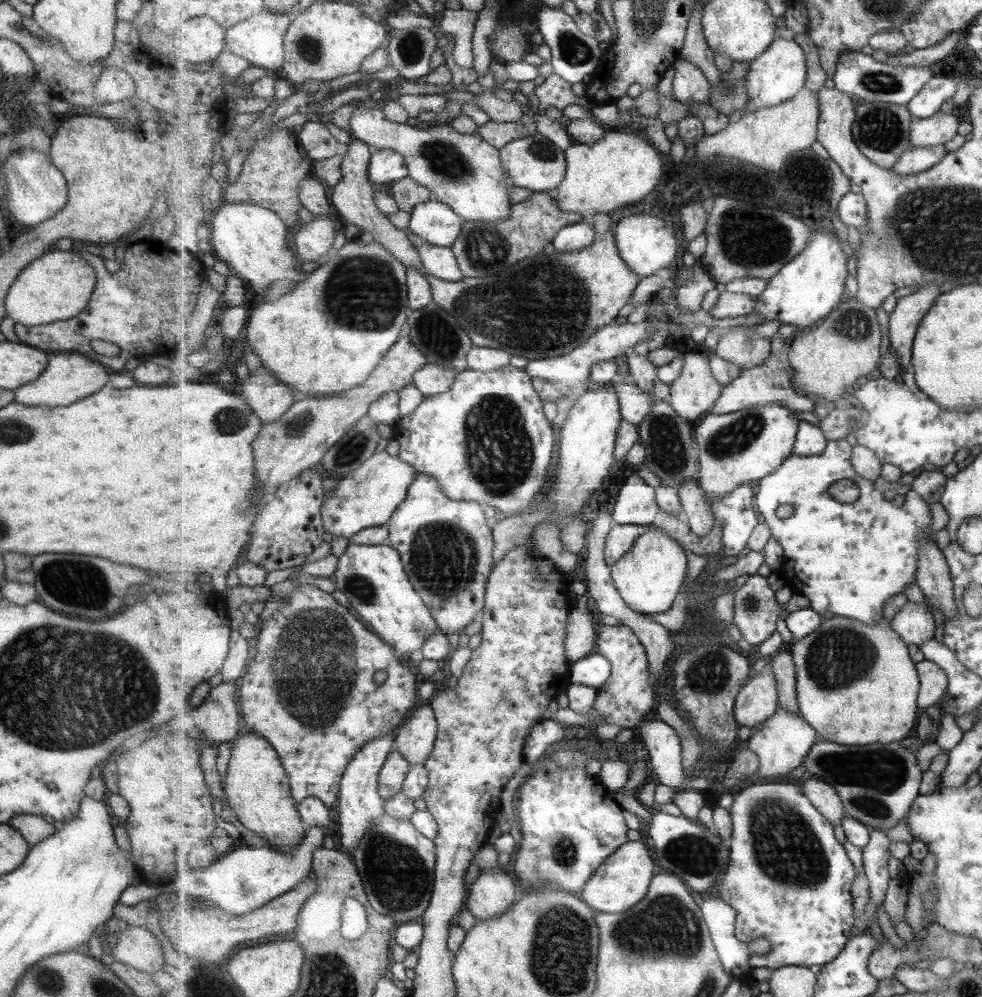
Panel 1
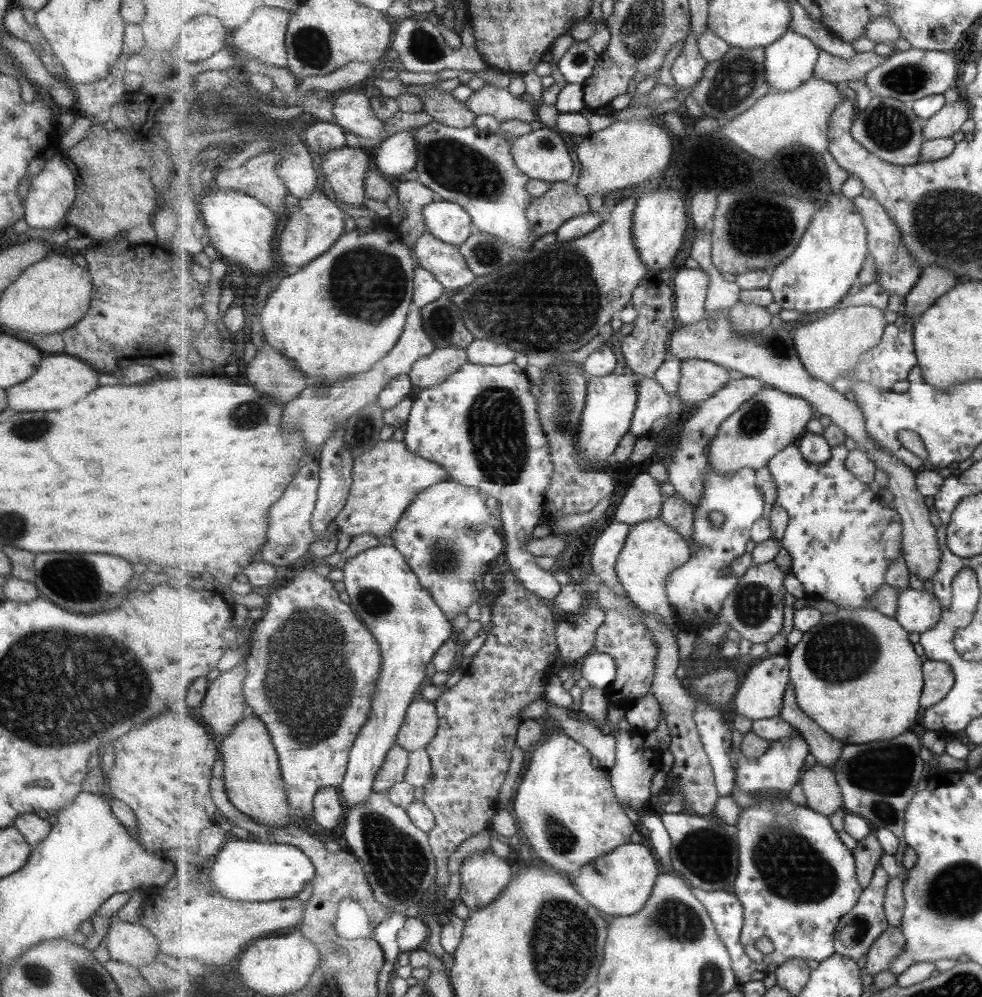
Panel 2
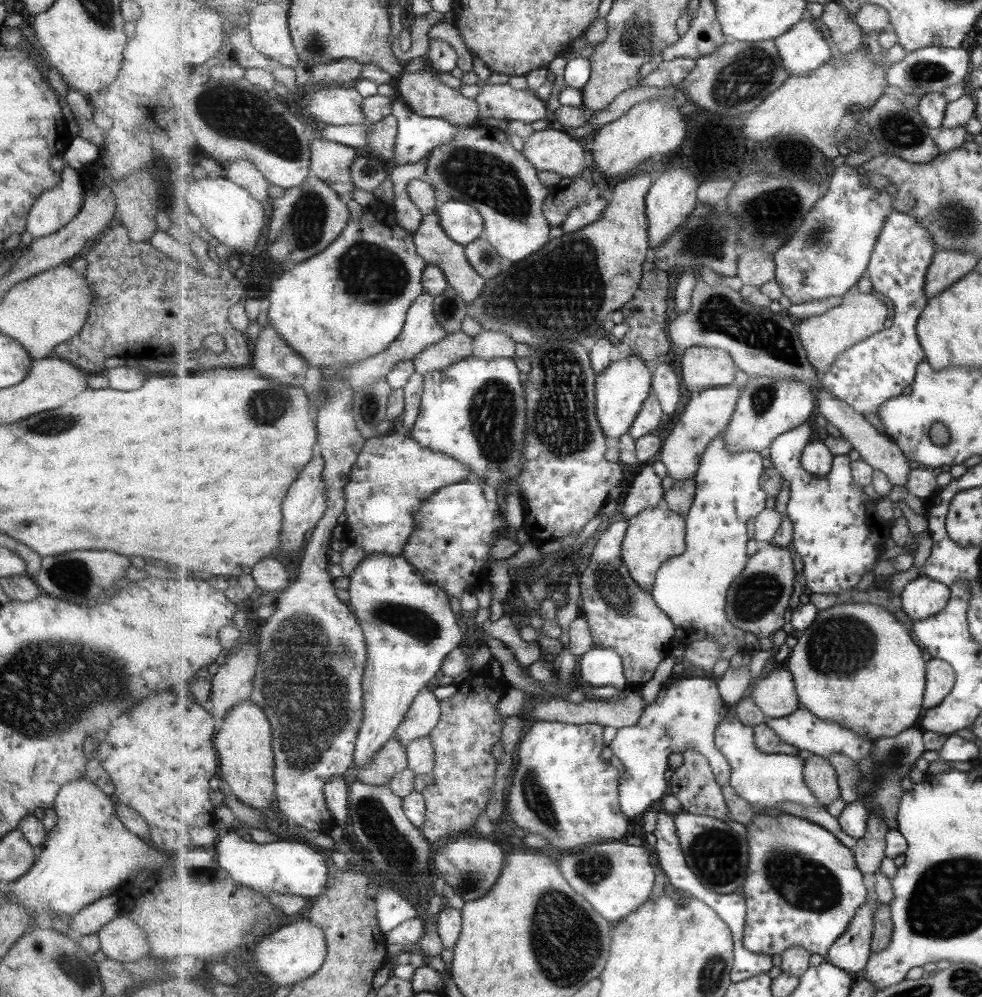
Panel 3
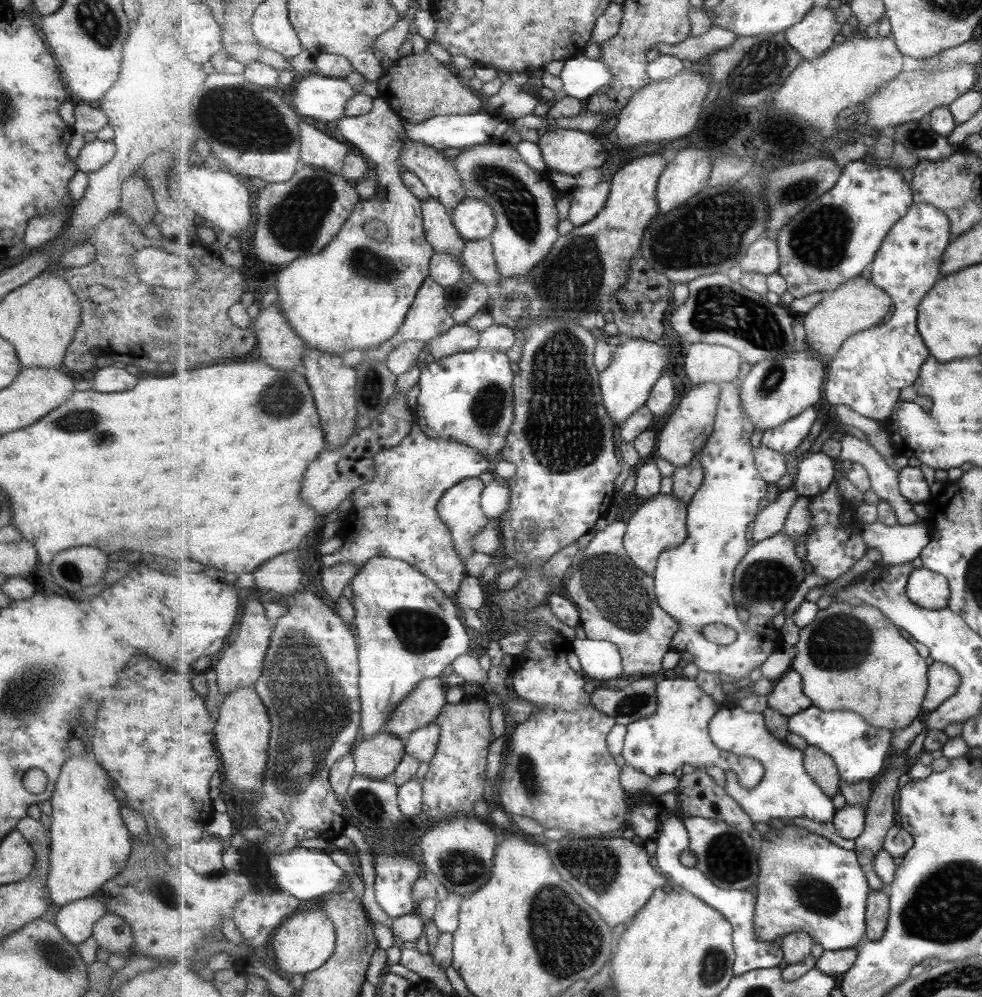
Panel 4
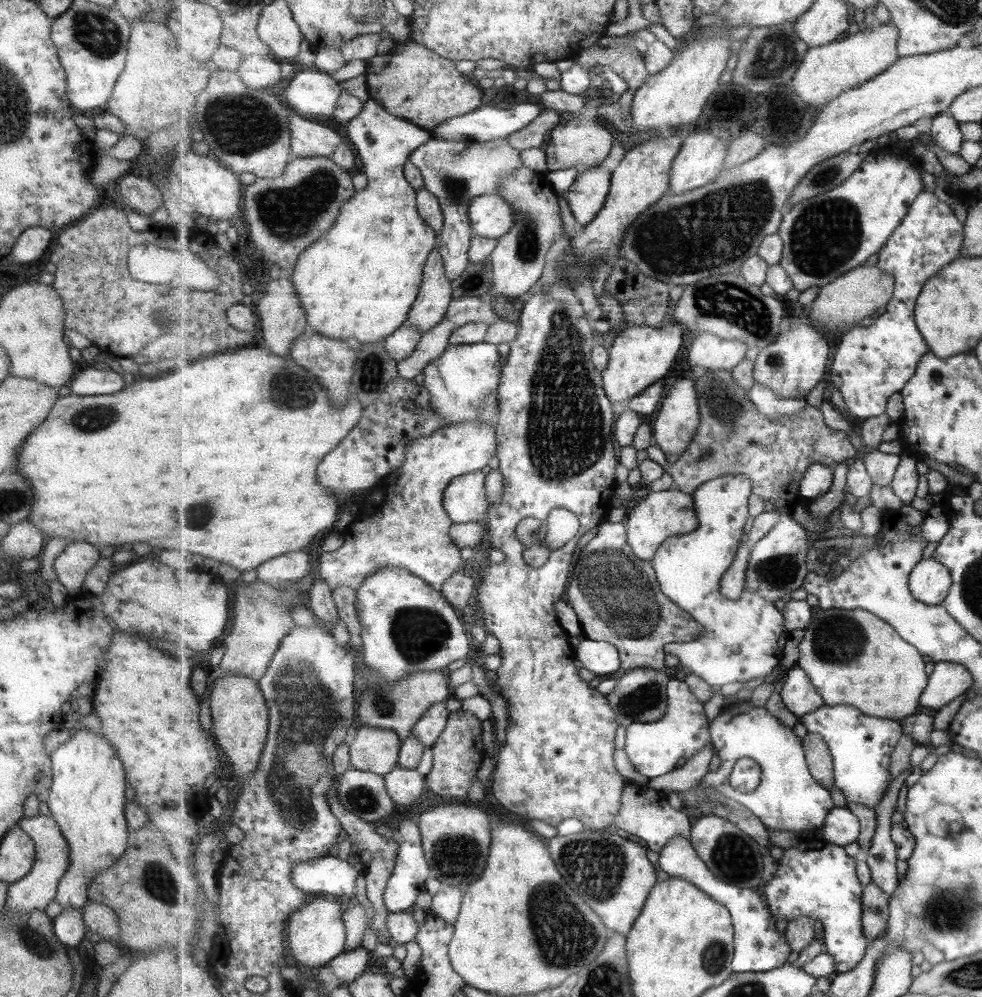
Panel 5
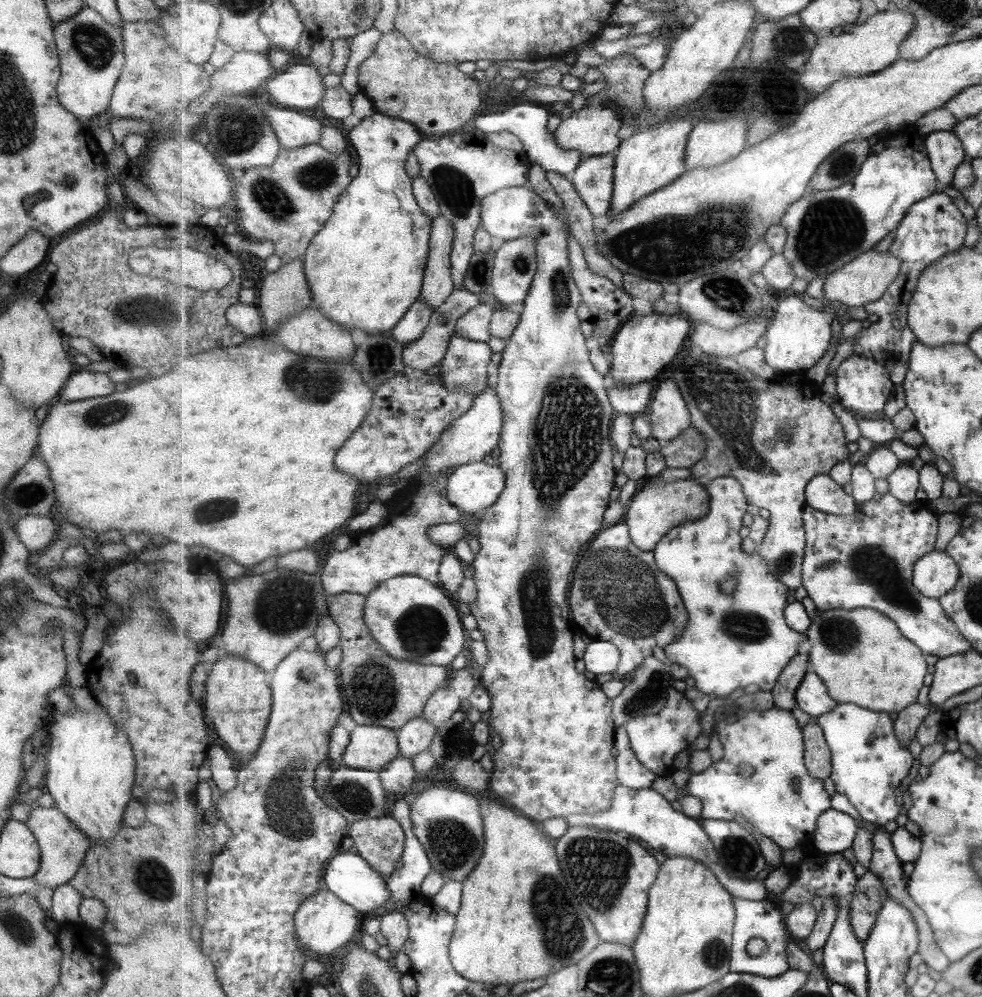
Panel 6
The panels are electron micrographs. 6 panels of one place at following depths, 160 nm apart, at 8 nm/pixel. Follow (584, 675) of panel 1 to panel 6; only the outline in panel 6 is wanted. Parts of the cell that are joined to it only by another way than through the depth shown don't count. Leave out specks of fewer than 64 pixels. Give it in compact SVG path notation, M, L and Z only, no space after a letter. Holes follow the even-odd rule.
M589 640L586 653L583 658L585 668L597 674L612 674L618 670L622 654L620 648L611 642Z

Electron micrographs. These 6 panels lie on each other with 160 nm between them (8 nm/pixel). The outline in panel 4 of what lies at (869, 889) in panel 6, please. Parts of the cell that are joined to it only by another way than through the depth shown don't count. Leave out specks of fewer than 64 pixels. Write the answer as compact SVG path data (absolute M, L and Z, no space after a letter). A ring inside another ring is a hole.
M872 891L868 898L866 914L866 935L871 941L881 940L886 933L890 919L890 898L888 891Z

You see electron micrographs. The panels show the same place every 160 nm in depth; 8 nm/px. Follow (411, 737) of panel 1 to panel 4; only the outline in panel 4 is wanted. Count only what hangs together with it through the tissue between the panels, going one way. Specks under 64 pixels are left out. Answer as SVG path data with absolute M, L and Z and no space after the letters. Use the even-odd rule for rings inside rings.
M429 678L408 696L393 713L383 731L407 739L416 730L429 726L440 717L448 705L445 700L447 691L444 679Z

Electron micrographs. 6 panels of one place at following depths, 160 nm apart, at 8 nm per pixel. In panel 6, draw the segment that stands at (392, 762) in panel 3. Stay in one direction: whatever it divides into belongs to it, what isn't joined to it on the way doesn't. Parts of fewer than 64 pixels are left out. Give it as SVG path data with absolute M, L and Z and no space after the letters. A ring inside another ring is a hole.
M358 724L352 732L342 764L345 767L380 773L401 754L400 739L395 730Z

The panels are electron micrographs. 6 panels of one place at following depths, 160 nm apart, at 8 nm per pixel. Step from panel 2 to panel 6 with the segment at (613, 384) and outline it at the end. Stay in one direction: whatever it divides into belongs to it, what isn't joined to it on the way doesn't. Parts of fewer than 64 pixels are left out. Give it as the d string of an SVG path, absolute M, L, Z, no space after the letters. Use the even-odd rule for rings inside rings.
M684 314L634 316L616 334L612 343L612 379L614 383L641 384L657 378L665 366L679 354L694 323Z

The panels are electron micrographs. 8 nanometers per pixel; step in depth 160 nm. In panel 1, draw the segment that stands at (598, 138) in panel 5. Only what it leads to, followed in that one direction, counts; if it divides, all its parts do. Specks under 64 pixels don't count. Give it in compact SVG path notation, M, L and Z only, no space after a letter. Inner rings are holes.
M537 133L521 140L513 140L500 150L505 169L515 187L527 188L533 193L556 192L568 173L568 160L565 152L555 146L549 138Z

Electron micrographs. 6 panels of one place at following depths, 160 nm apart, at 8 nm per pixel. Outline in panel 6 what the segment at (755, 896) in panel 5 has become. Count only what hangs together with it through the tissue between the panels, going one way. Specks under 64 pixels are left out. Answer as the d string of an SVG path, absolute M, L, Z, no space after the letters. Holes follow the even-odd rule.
M734 896L736 925L732 952L732 970L737 973L761 975L775 978L790 968L788 944L792 940L785 914L773 899L756 901Z

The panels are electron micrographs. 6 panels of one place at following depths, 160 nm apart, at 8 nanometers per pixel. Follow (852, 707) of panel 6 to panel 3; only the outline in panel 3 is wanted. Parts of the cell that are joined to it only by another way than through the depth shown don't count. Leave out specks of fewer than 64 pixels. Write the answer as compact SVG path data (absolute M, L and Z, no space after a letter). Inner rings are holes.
M804 707L783 718L768 717L766 723L787 744L791 744L800 750L808 750L813 755L827 758L829 755L841 751L858 762L858 760L870 755L875 742L875 740L867 738L863 734L856 734L855 730L851 730L848 726L842 726L839 722L830 722L829 720L821 719Z

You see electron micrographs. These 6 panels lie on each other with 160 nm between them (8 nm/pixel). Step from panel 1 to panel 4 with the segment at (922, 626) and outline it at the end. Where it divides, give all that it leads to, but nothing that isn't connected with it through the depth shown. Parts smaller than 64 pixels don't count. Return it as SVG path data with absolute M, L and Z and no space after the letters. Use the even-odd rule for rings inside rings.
M921 567L909 578L908 596L913 603L926 610L948 608L951 599L949 580L944 575Z

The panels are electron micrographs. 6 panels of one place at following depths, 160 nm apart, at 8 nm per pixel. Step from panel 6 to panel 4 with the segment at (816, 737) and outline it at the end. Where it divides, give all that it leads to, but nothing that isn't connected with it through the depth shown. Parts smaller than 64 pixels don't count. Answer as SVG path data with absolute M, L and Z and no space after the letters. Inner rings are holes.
M807 746L804 753L808 773L816 779L816 783L829 798L835 798L840 793L842 776L834 758L816 746Z

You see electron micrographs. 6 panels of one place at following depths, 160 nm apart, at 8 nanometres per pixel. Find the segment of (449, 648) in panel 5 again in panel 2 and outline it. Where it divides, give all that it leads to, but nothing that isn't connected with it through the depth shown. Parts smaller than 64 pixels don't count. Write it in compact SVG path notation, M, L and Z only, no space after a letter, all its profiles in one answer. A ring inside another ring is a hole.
M385 543L364 551L343 563L343 583L350 598L350 606L364 619L382 650L383 668L369 722L364 726L352 748L348 769L341 786L347 809L363 804L373 793L378 773L389 751L397 744L398 734L405 724L415 693L419 693L428 677L425 666L447 640L454 628L448 615L433 599L433 592L425 589L409 566L405 555L392 543Z

